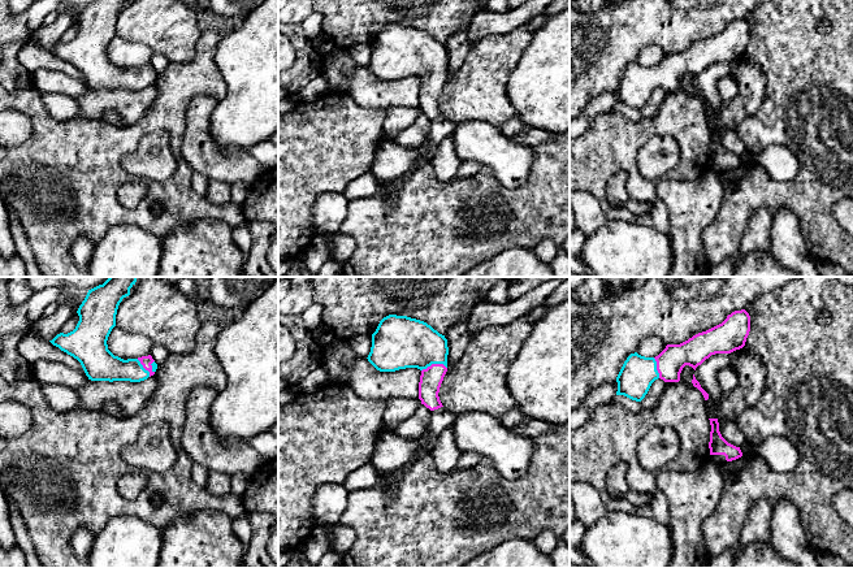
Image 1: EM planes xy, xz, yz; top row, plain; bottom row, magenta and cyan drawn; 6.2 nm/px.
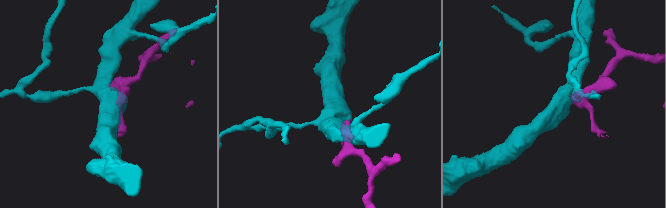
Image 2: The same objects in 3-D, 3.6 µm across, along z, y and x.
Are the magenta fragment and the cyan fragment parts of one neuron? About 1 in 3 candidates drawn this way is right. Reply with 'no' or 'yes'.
yes

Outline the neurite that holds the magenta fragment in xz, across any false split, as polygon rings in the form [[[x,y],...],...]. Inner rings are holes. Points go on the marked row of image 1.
[[[407,316],[384,317],[372,334],[368,361],[380,372],[421,370],[419,399],[430,411],[442,406],[438,393],[447,372],[447,339],[424,321]]]

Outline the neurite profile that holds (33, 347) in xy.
[[[34,325],[30,328],[29,333],[22,338],[18,344],[20,354],[31,365],[36,361],[55,361],[62,363],[74,370],[83,370],[81,363],[66,352],[61,351],[59,347],[53,346],[48,339],[40,337]]]

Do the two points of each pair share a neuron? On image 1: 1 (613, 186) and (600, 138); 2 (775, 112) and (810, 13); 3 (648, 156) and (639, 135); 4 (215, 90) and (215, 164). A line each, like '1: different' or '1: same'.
1: different
2: same
3: different
4: different

